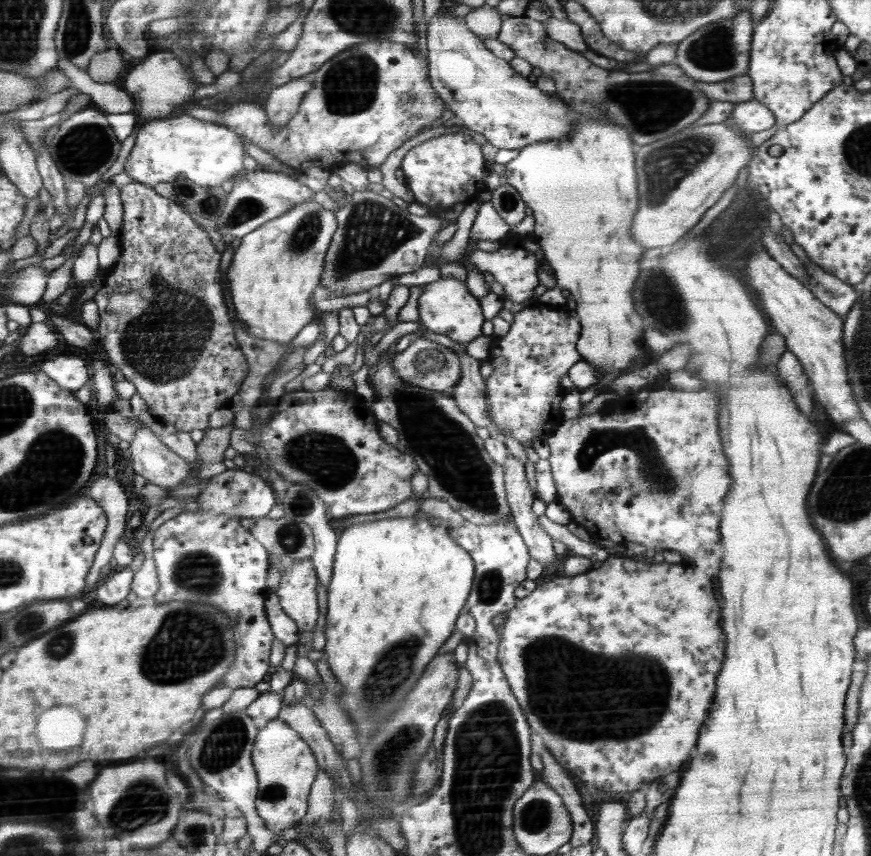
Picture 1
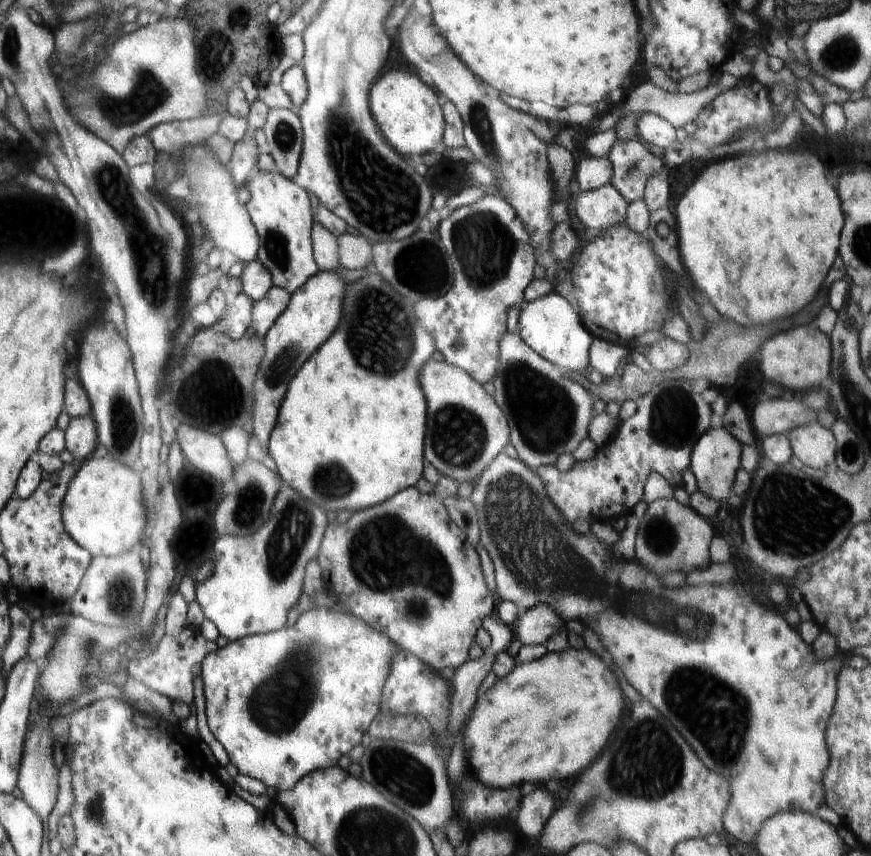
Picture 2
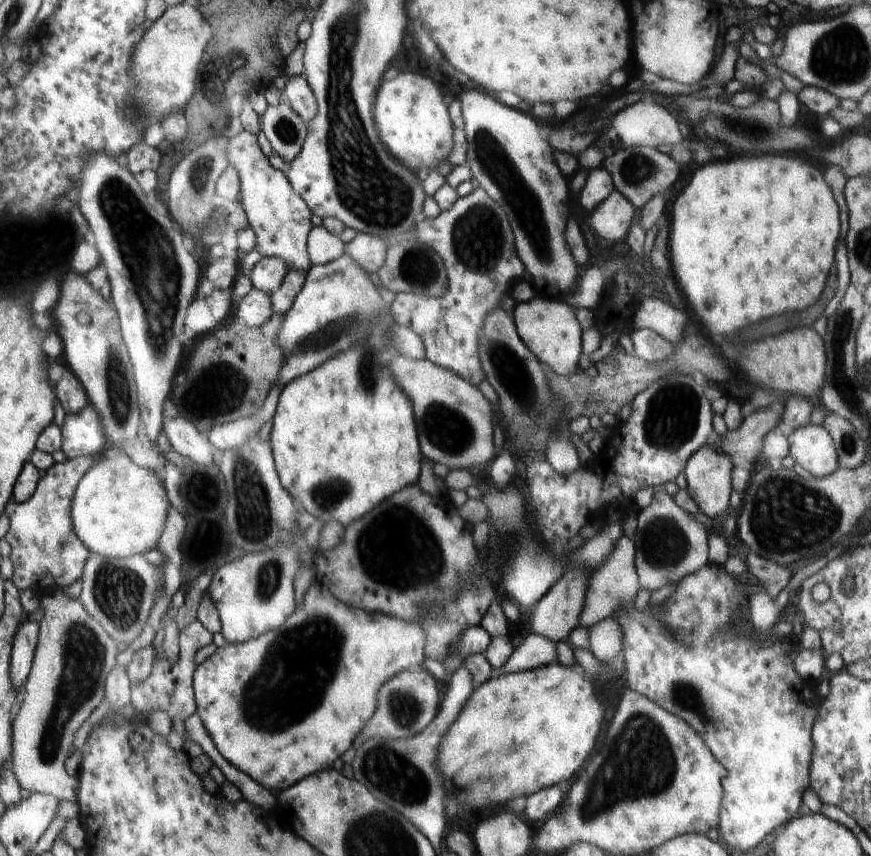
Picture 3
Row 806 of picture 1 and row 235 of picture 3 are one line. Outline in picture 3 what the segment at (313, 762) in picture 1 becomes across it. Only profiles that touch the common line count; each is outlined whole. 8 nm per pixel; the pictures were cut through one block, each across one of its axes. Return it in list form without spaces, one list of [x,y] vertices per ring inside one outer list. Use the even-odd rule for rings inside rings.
[[[244,129],[231,139],[229,159],[238,171],[241,203],[249,227],[258,237],[258,250],[262,256],[283,258],[289,270],[307,272],[312,268],[307,246],[309,233],[313,230],[310,206],[293,189],[289,178],[268,164],[266,156],[260,152],[254,132]]]

